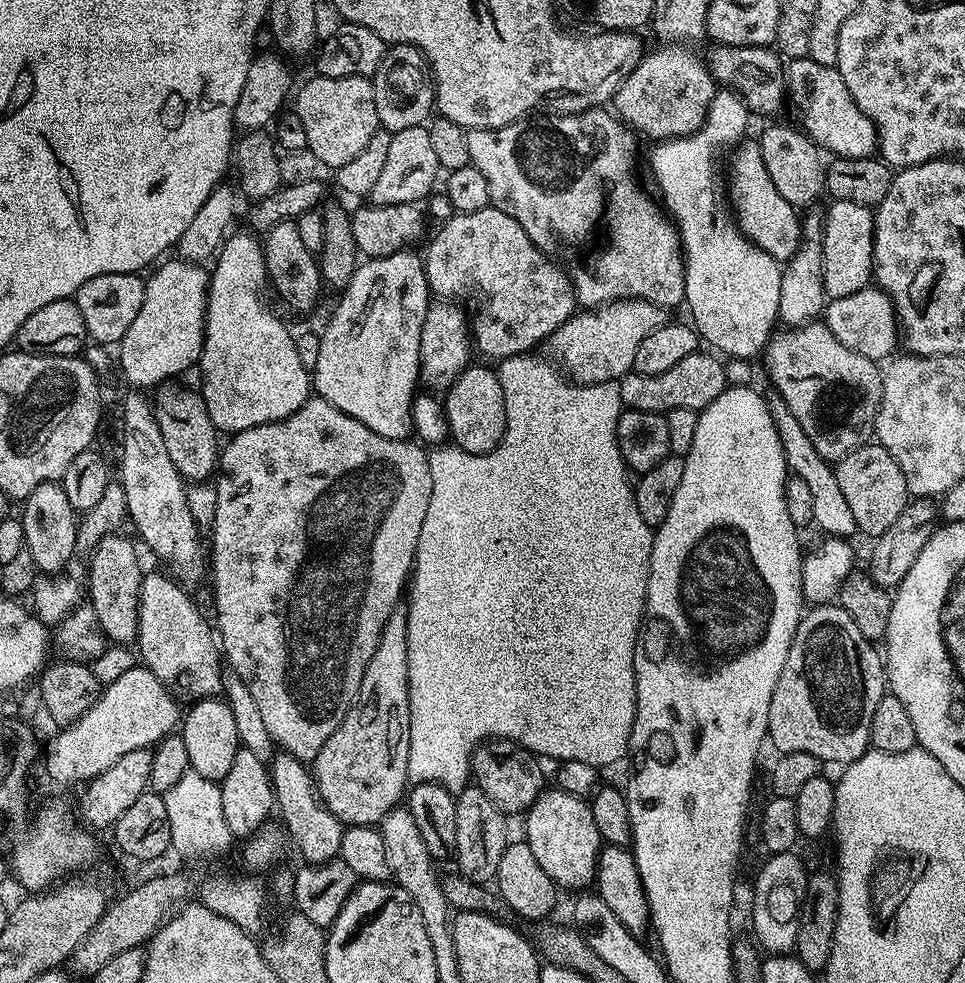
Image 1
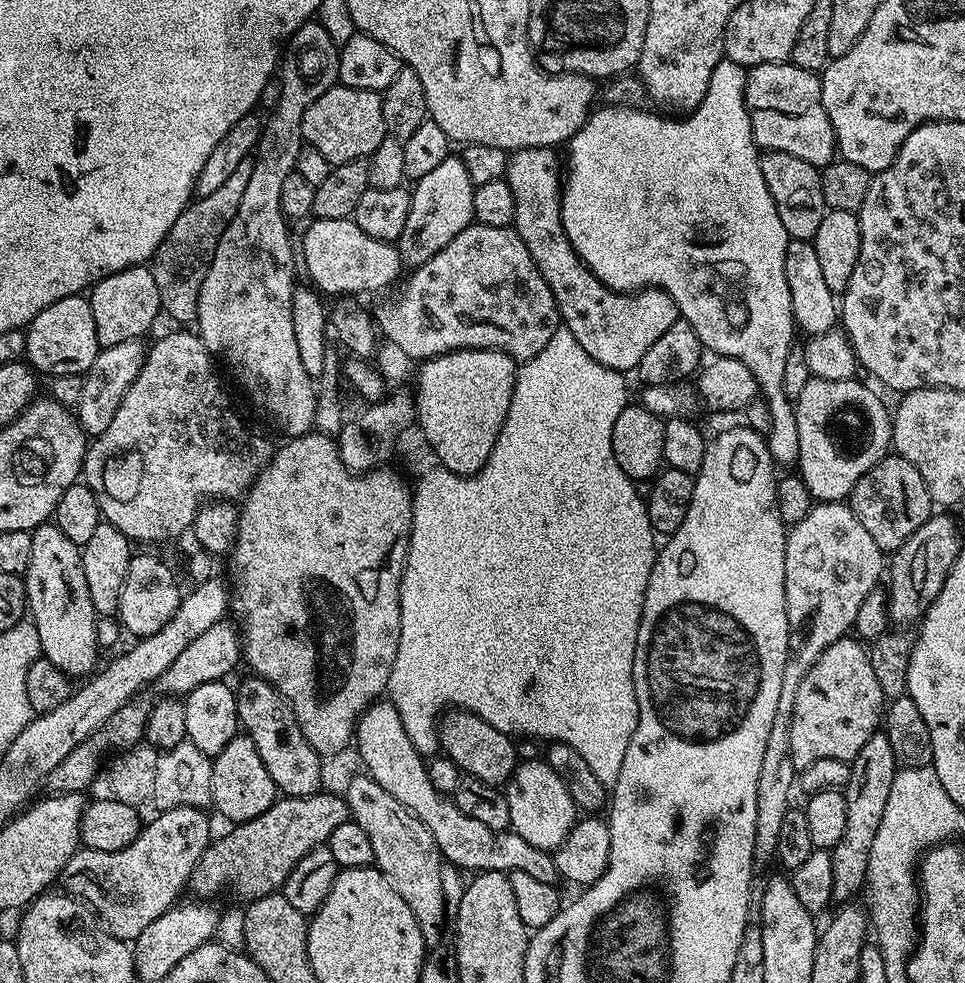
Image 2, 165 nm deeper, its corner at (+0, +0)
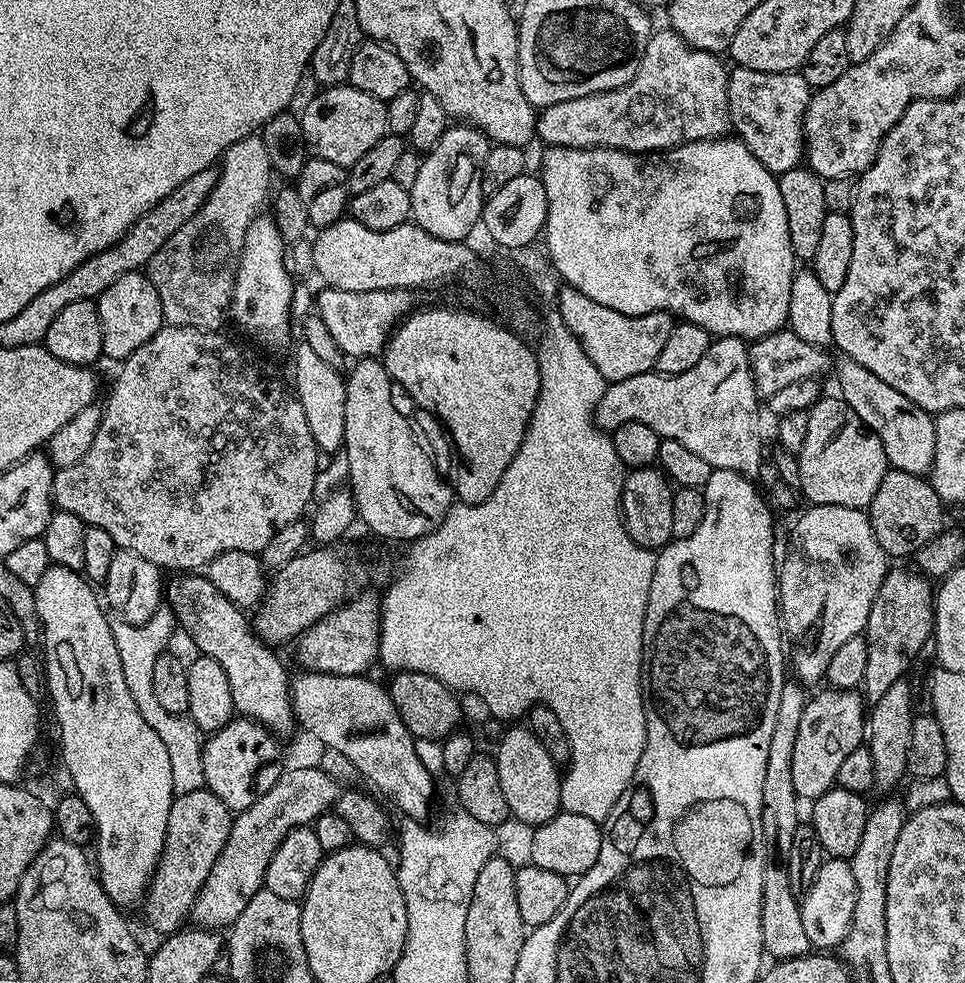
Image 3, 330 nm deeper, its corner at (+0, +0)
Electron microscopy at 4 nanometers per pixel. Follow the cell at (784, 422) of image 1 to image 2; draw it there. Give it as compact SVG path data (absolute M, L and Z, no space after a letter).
M727 58L720 60L714 66L714 74L710 74L710 86L706 86L705 97L701 104L689 111L685 120L671 120L668 116L659 116L656 112L643 112L640 106L603 106L597 107L589 118L574 134L566 145L566 183L562 188L560 198L560 217L566 238L572 248L580 256L580 261L592 271L601 284L613 292L627 292L629 294L640 291L641 288L661 288L666 294L674 298L682 319L690 322L703 342L705 349L711 350L716 356L729 356L746 366L750 374L754 374L756 387L766 406L770 410L770 428L766 433L768 449L773 461L777 465L795 465L800 458L798 450L798 422L793 401L789 400L784 389L786 378L786 358L794 350L792 332L794 321L792 318L792 295L790 286L786 286L786 270L784 259L790 239L786 226L782 226L782 218L778 218L778 206L774 206L774 198L770 198L770 190L766 190L766 178L762 178L760 156L754 142L754 134L750 126L750 114L746 110L746 82L748 74L745 65L737 60Z

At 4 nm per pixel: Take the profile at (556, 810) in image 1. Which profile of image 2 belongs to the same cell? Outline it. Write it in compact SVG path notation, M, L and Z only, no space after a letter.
M537 758L517 763L506 785L506 795L510 806L511 831L526 838L530 846L538 846L543 852L555 853L562 842L566 842L570 830L576 825L578 809L562 778L547 762Z

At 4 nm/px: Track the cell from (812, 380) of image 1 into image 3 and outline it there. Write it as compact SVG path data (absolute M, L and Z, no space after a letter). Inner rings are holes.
M825 395L808 409L806 442L798 454L801 470L799 491L808 499L809 505L829 504L867 509L882 478L890 471L886 450L874 433L850 410L843 398ZM836 399L836 400L835 400Z

